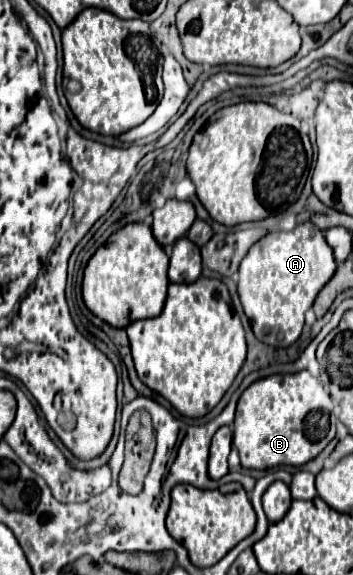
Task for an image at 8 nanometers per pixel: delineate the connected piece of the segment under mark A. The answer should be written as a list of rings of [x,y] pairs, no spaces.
[[[301,223],[289,233],[267,233],[259,239],[239,267],[239,299],[255,337],[273,347],[293,345],[301,335],[305,311],[333,273],[335,255],[317,225]]]

